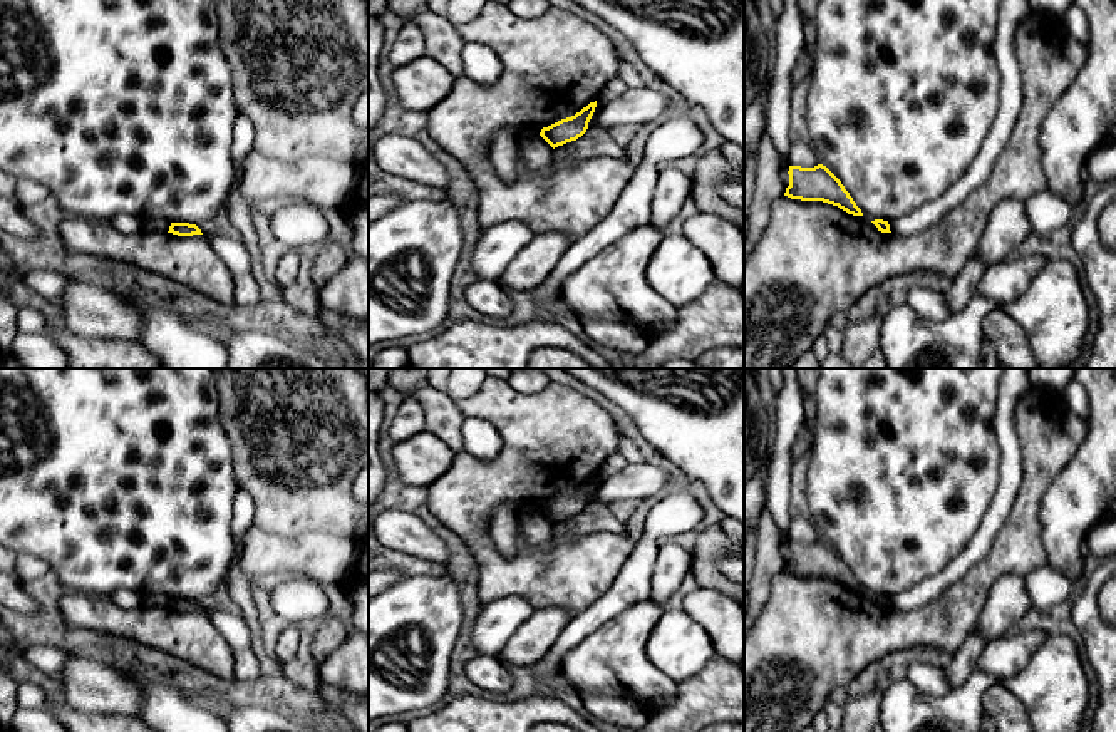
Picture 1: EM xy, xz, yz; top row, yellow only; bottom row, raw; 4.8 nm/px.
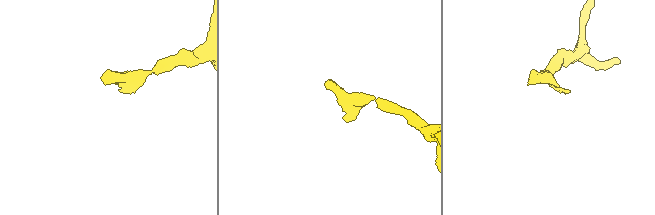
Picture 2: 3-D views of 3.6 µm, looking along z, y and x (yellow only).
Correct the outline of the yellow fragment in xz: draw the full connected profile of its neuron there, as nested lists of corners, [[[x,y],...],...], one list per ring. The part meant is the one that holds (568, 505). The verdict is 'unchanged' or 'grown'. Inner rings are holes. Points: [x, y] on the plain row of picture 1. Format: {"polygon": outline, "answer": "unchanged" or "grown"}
{"polygon": [[[597,476],[590,477],[586,482],[583,482],[575,491],[561,494],[548,503],[543,503],[540,511],[553,524],[558,521],[563,521],[566,518],[576,516],[578,513],[581,513],[586,508],[588,497],[595,487],[595,482],[597,482]]], "answer": "unchanged"}

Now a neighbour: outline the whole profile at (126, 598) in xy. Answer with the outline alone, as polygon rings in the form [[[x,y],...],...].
[[[124,588],[114,591],[111,598],[124,610],[134,610],[146,603],[144,595]]]

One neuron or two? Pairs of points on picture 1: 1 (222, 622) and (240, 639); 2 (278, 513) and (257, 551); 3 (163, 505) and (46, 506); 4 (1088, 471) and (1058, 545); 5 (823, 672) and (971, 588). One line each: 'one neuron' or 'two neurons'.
1: one neuron
2: two neurons
3: one neuron
4: one neuron
5: one neuron

